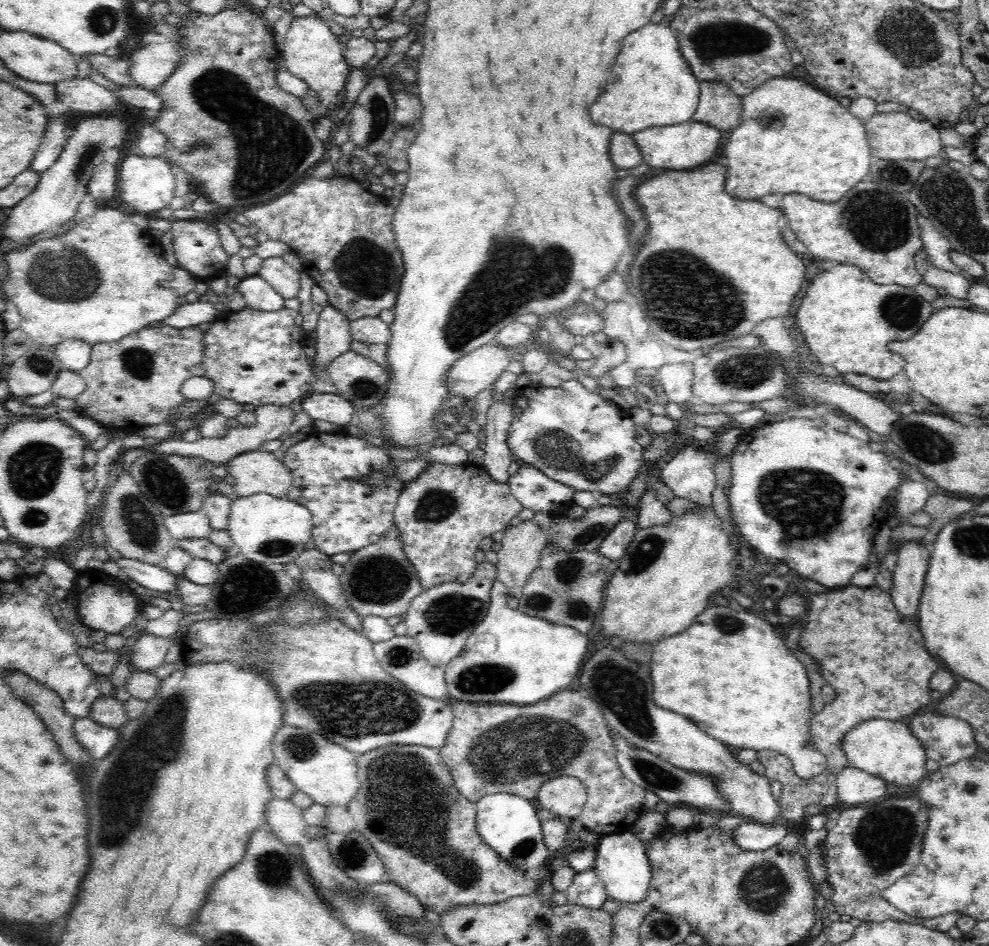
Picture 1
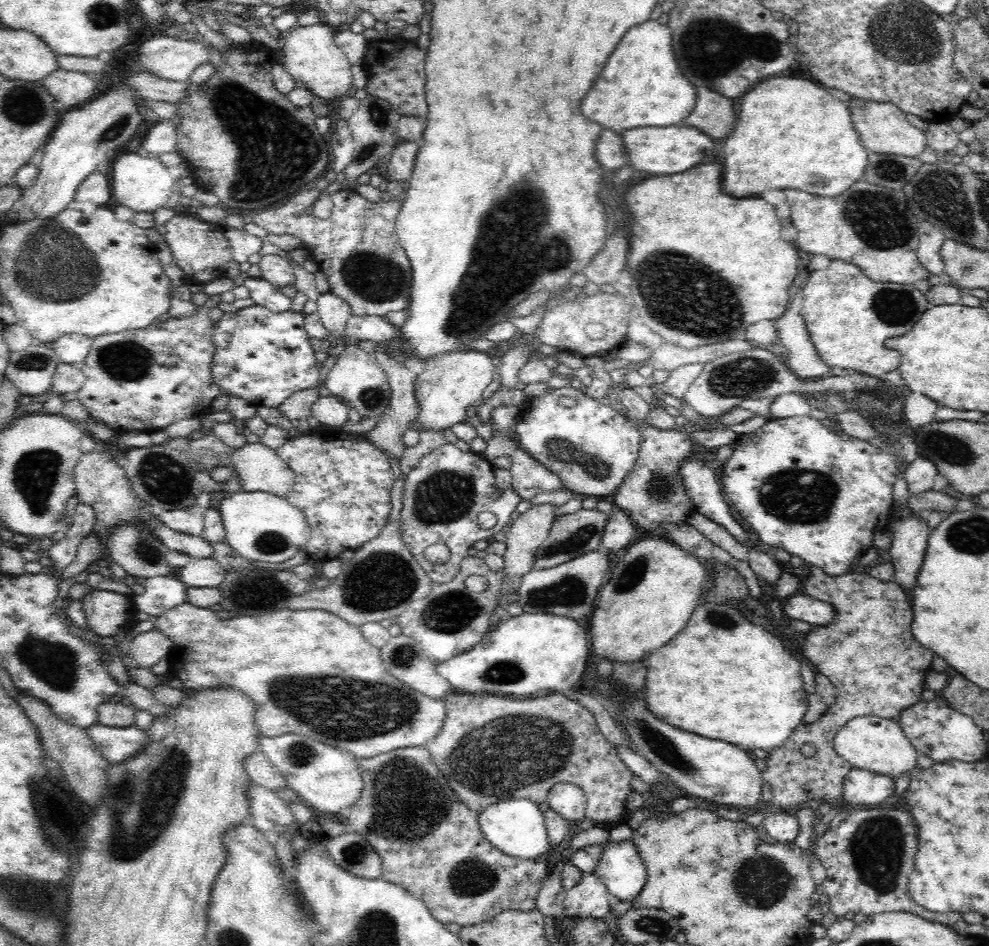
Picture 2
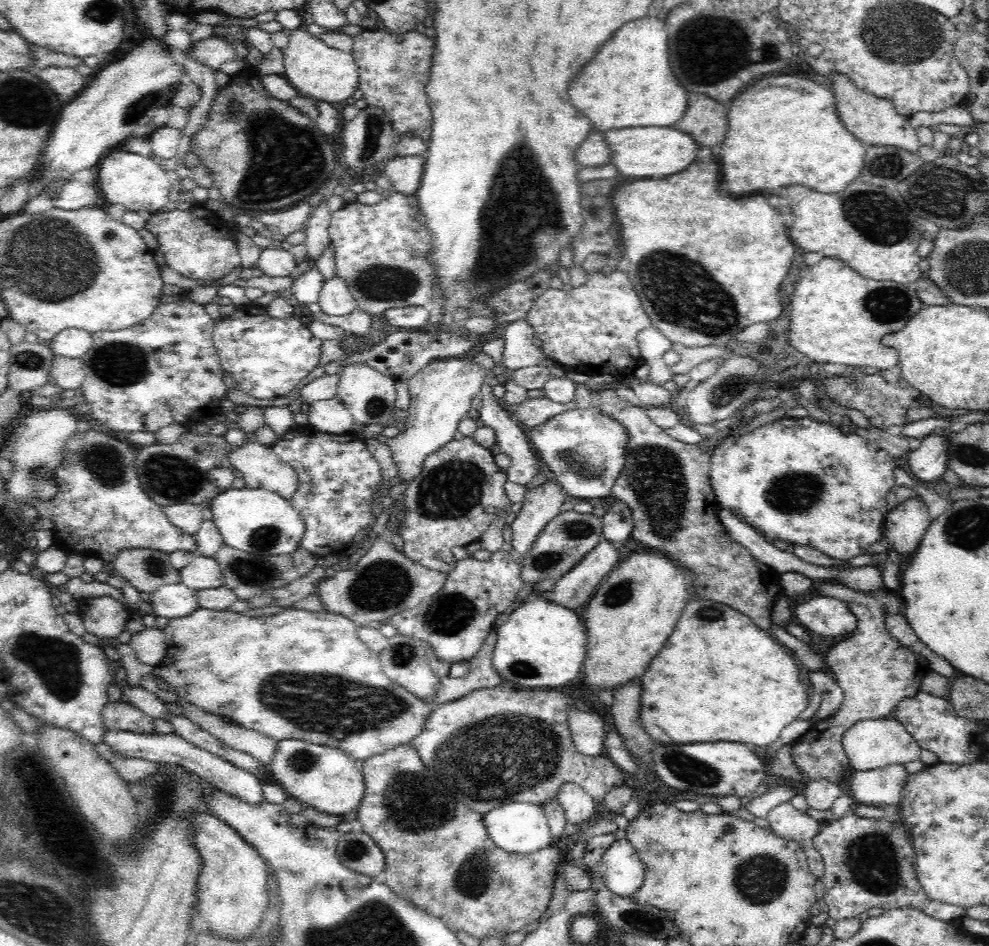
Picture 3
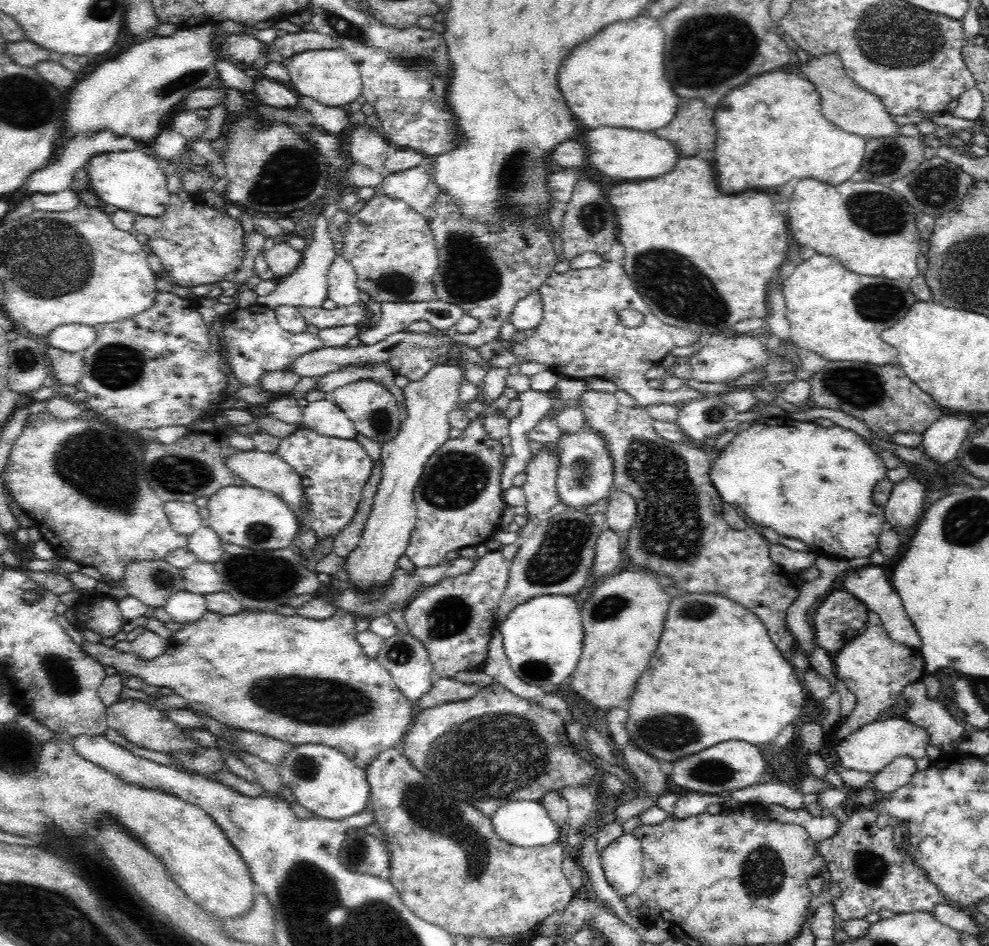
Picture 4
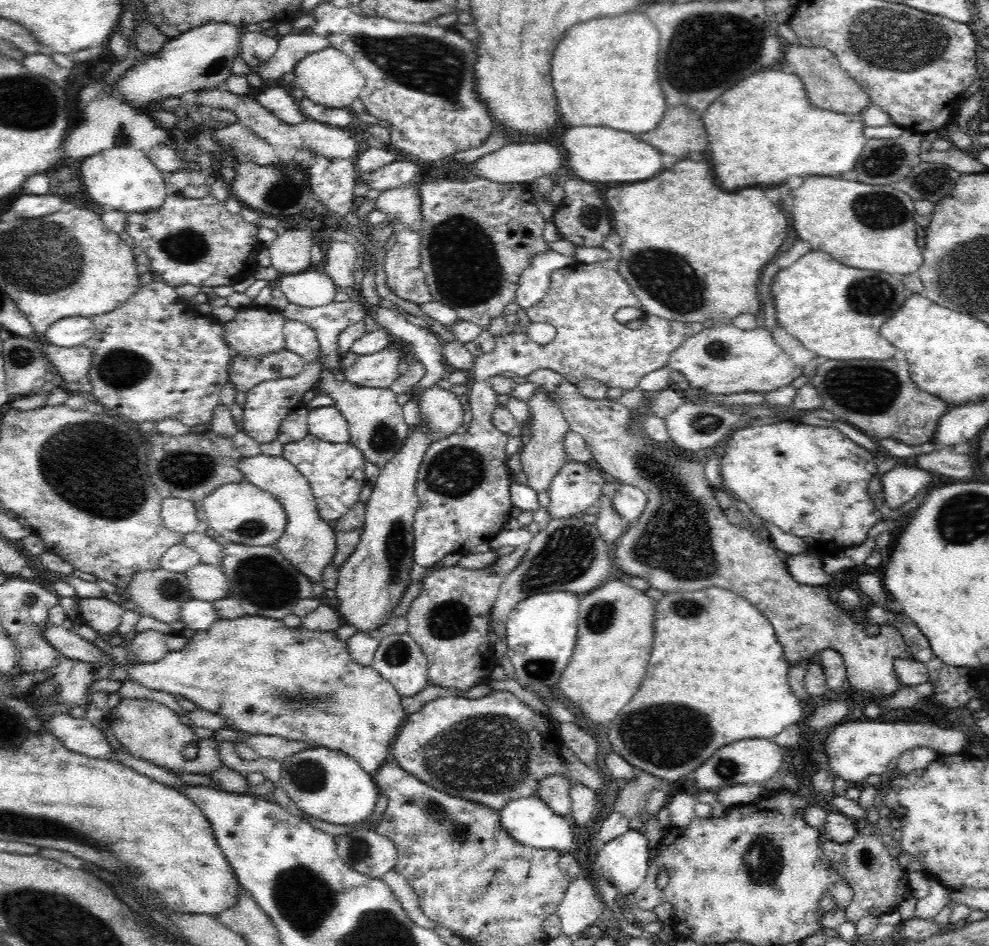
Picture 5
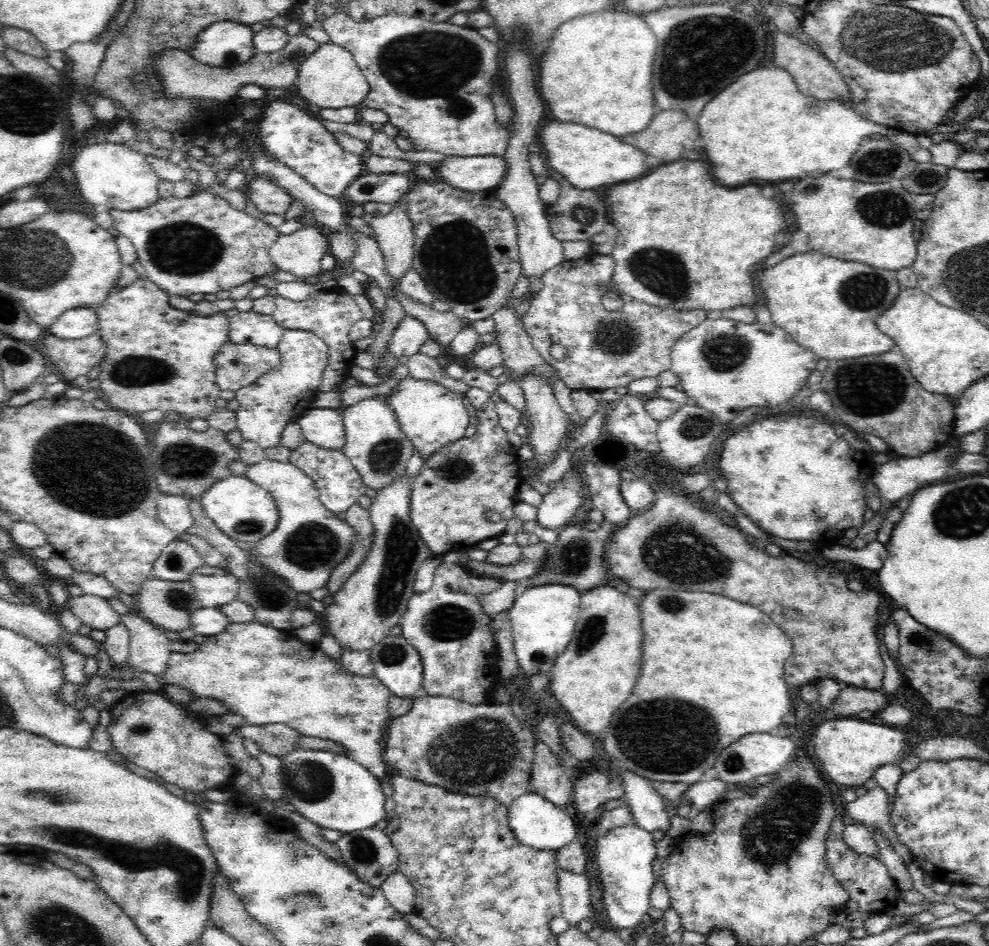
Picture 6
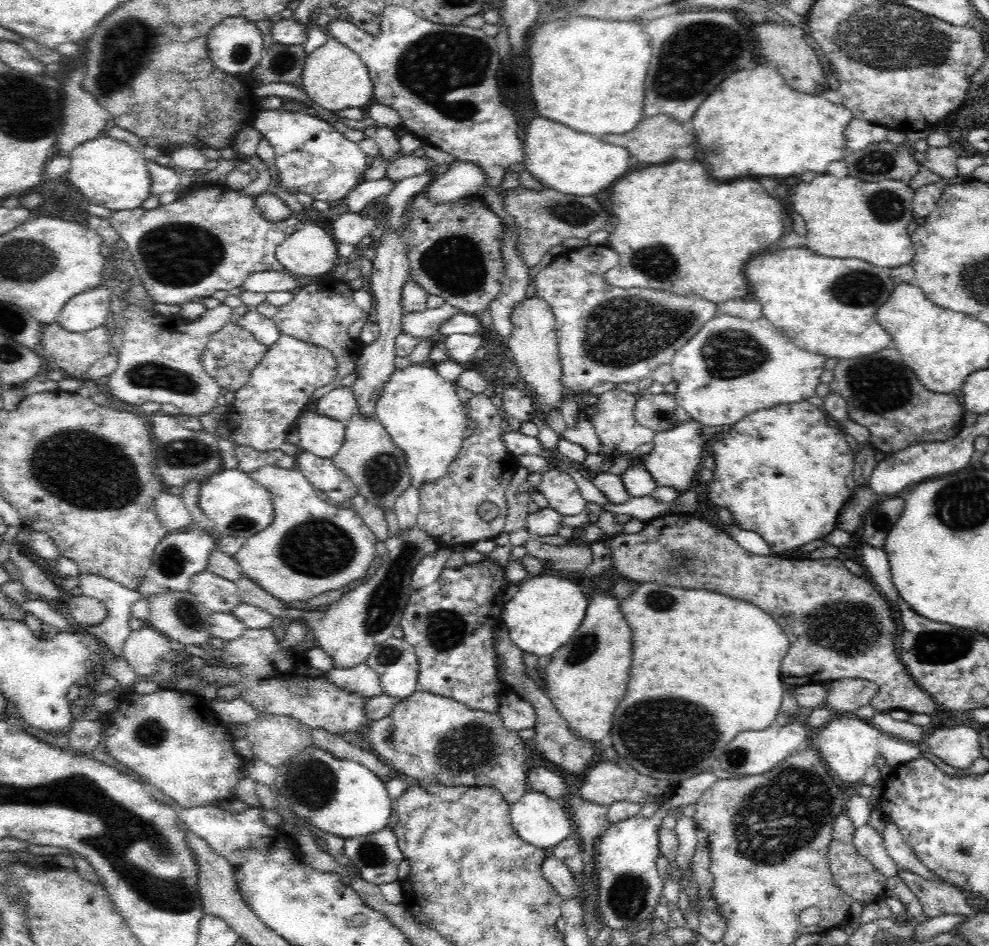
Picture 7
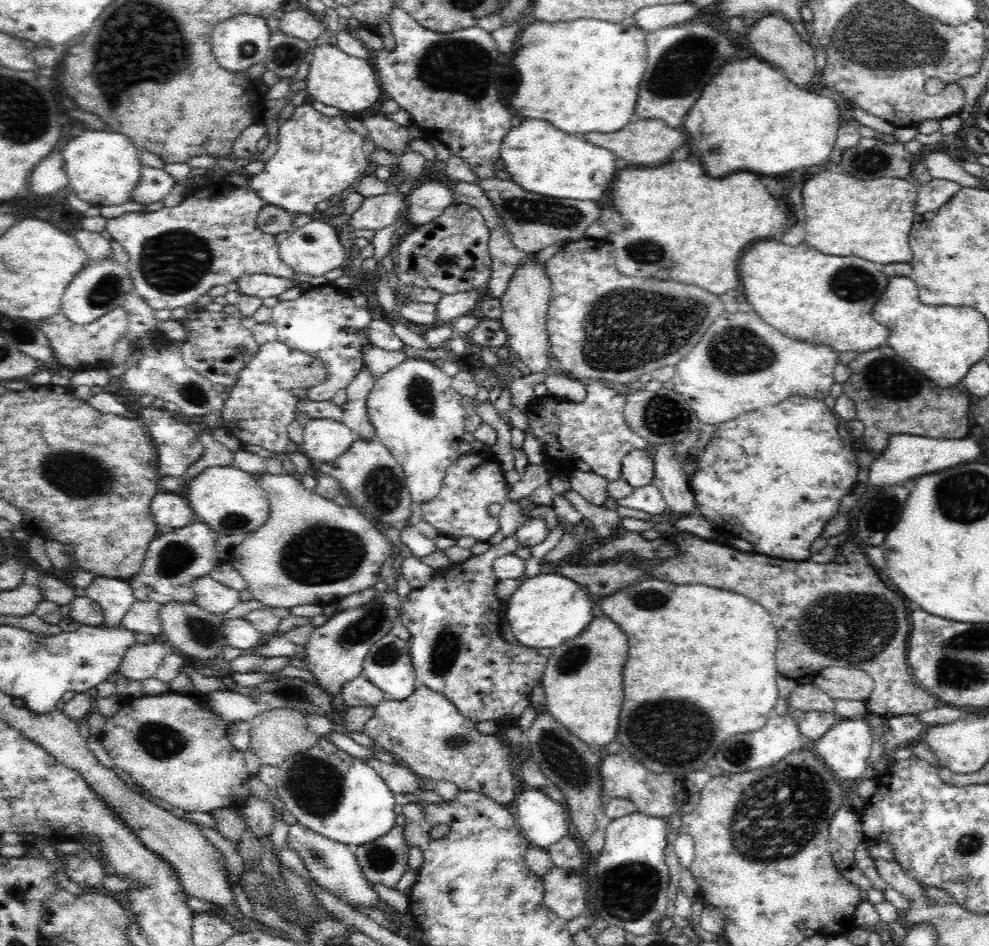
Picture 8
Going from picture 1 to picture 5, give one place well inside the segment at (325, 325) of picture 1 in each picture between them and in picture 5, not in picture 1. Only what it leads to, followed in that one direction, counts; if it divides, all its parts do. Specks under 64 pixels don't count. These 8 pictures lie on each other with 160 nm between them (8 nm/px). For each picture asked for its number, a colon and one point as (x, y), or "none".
2: (334, 312)
3: (335, 300)
4: (342, 279)
5: (340, 258)

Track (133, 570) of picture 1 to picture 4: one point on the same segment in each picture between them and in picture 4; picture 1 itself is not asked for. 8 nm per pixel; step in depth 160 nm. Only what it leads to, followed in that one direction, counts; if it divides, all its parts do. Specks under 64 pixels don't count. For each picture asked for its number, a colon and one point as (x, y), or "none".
2: (162, 593)
3: (174, 600)
4: (183, 606)

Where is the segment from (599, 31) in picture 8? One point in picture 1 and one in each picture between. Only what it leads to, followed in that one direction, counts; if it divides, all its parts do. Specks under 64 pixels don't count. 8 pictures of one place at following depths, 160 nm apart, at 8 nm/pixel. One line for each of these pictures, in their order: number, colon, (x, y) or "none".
1: (636, 98)
2: (642, 85)
3: (629, 84)
4: (617, 79)
5: (605, 71)
6: (597, 71)
7: (587, 73)

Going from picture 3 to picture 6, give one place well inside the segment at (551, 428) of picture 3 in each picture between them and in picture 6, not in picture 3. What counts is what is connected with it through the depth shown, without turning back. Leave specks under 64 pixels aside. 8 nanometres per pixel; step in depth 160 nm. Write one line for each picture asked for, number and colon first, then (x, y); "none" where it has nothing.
4: (586, 474)
5: (578, 486)
6: (564, 499)

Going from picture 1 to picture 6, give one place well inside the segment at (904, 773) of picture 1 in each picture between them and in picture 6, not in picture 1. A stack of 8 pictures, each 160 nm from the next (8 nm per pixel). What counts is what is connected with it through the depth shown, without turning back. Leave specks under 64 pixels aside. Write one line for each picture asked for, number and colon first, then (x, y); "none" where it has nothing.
2: (879, 745)
3: (871, 744)
4: (871, 748)
5: (855, 750)
6: (850, 749)

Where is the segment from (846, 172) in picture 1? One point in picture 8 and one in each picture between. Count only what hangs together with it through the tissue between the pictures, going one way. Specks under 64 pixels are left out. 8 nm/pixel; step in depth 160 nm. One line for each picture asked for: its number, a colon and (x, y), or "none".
2: (791, 133)
3: (783, 130)
4: (769, 131)
5: (764, 130)
6: (761, 128)
7: (754, 124)
8: (751, 117)

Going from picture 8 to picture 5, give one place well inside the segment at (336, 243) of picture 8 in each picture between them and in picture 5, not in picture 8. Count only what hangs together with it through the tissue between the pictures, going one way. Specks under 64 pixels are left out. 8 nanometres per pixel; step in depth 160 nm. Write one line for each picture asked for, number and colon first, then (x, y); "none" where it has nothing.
5: (290, 253)
6: (300, 253)
7: (309, 251)

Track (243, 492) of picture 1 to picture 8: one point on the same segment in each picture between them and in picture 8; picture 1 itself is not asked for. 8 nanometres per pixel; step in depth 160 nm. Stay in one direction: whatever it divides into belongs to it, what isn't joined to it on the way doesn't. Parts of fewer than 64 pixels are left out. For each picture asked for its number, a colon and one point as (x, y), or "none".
2: (259, 469)
3: (258, 465)
4: (269, 471)
5: (309, 543)
6: (309, 541)
7: (311, 547)
8: (310, 550)

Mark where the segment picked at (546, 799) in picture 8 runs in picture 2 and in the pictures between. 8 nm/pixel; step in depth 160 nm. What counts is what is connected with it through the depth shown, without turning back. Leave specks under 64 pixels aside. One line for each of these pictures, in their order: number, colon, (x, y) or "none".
2: (517, 827)
3: (519, 827)
4: (526, 824)
5: (530, 821)
6: (536, 822)
7: (544, 822)

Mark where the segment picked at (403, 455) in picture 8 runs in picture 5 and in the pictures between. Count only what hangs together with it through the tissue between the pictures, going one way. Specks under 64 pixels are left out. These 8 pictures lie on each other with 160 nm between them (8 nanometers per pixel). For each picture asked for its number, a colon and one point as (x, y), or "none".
5: (443, 411)
6: (431, 415)
7: (421, 411)

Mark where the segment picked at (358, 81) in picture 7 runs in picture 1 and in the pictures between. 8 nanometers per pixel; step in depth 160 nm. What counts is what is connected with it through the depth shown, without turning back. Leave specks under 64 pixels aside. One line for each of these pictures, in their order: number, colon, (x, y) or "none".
1: (311, 50)
2: (311, 55)
3: (317, 70)
4: (330, 76)
5: (329, 77)
6: (330, 77)

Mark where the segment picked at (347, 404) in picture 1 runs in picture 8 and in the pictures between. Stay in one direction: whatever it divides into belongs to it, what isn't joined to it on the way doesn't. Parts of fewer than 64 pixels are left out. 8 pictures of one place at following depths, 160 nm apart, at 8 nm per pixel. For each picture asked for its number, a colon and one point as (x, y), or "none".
2: (332, 412)
3: (329, 415)
4: (324, 416)
5: (327, 423)
6: (324, 427)
7: (319, 434)
8: (324, 440)

